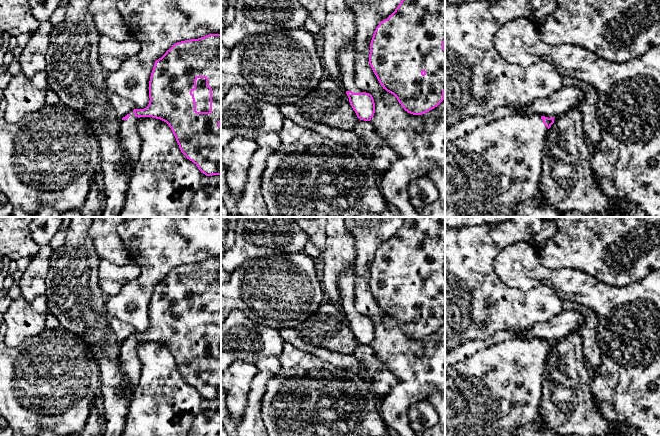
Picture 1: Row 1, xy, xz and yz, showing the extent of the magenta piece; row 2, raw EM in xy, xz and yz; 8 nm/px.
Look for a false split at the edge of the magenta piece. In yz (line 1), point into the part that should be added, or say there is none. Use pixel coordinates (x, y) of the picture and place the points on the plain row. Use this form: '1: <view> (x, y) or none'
1: yz (499, 389)

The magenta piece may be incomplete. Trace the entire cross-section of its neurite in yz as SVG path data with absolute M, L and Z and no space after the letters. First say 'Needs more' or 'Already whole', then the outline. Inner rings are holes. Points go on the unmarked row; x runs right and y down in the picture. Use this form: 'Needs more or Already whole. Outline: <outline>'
Needs more. Outline: M538 338L506 341L483 349L472 355L467 362L456 363L445 368L445 436L514 436L517 428L531 422L540 409L543 394L543 381L546 371L548 353L554 347L554 341L548 342Z

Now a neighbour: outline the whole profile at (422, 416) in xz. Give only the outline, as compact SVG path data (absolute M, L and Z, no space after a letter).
M427 400L411 405L407 414L410 428L417 434L434 427L439 421L438 414Z

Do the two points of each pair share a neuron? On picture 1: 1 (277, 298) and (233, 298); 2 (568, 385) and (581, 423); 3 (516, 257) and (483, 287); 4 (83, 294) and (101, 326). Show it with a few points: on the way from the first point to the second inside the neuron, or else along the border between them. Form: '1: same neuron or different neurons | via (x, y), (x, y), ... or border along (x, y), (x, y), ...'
1: same neuron | via (266, 298), (244, 298)
2: same neuron | via (568, 394), (568, 406), (576, 414)
3: different neurons | border along (500, 251), (494, 272), (516, 287)
4: same neuron | via (83, 302), (83, 308), (93, 318)

